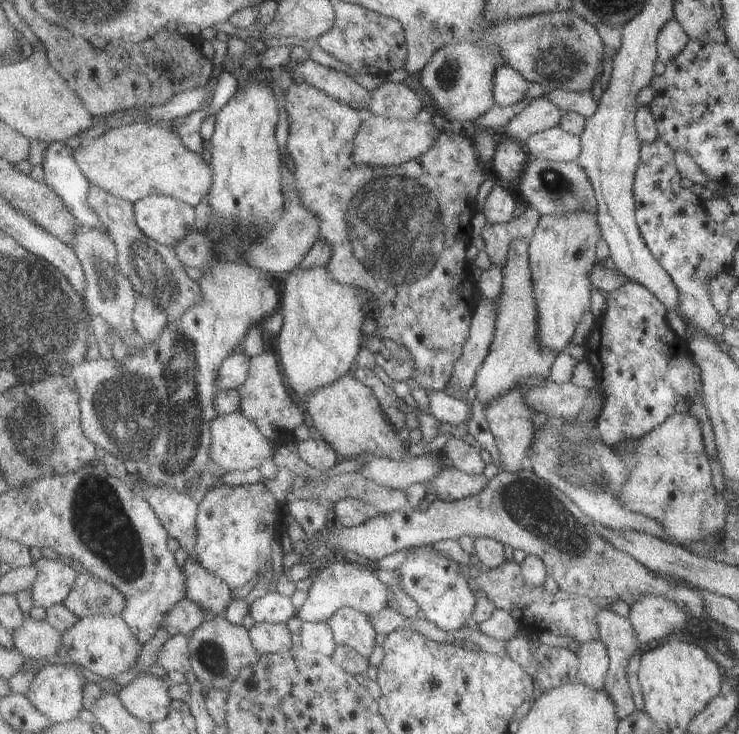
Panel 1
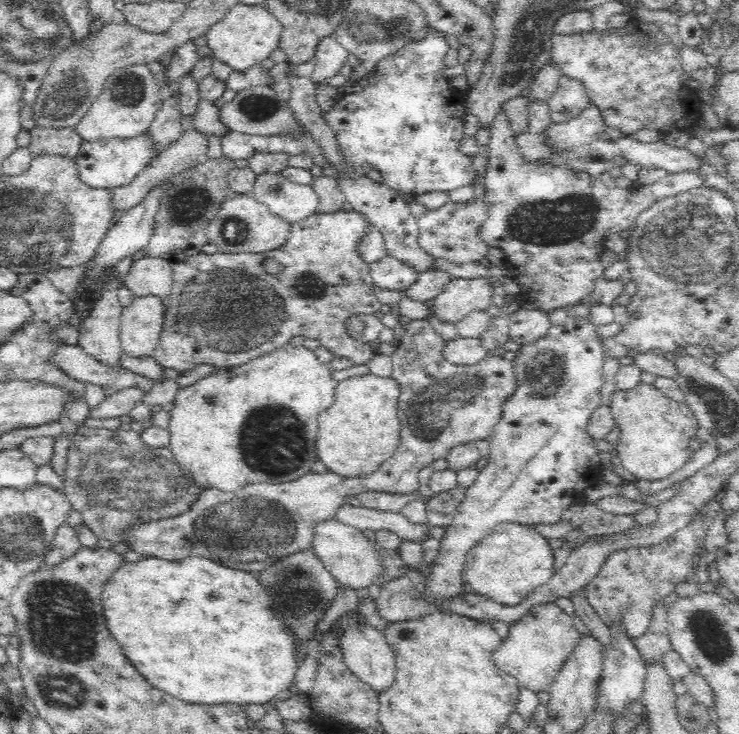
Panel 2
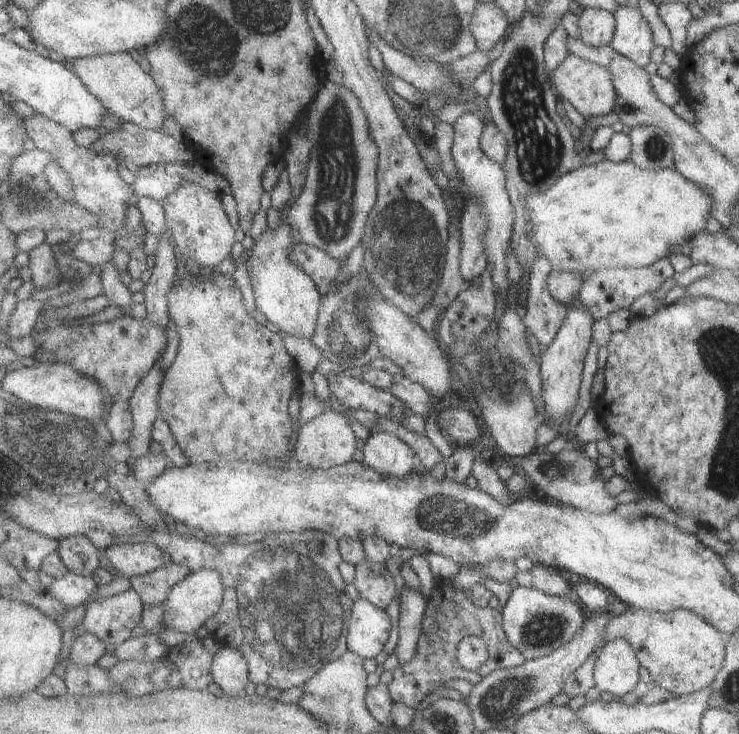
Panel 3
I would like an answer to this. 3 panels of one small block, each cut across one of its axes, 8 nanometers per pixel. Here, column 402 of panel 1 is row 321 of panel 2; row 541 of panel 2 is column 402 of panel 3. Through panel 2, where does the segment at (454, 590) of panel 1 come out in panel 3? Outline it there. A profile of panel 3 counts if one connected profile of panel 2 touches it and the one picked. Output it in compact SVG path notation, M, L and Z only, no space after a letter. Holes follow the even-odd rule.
M383 431L371 433L363 447L364 463L376 472L394 476L394 478L406 478L414 472L417 454L406 441Z

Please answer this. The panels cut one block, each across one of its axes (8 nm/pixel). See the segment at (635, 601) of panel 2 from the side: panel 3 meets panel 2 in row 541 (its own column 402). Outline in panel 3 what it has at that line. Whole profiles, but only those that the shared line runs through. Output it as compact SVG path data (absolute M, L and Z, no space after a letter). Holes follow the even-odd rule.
M435 579L431 591L432 594L427 599L427 613L423 622L422 638L418 644L418 654L412 662L399 660L399 665L393 672L393 680L389 684L395 702L421 710L422 702L428 694L444 682L462 678L477 685L494 671L501 668L518 668L529 661L526 655L510 642L504 630L503 612L491 606L476 606L472 602L470 590L455 586L453 579ZM469 636L479 636L488 644L490 660L480 670L471 671L464 668L458 658L460 643Z

